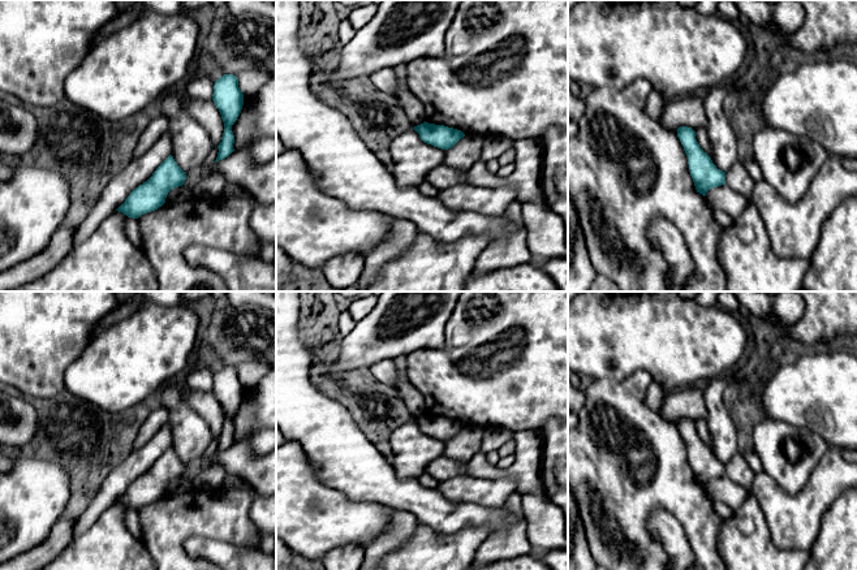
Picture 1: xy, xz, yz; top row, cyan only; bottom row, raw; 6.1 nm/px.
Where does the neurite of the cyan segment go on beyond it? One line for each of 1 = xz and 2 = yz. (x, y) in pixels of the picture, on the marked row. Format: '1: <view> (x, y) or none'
1: none
2: none

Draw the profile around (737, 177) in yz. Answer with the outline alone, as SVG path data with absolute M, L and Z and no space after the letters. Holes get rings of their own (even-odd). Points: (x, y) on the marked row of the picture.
M736 161L731 169L725 172L725 183L744 197L752 197L754 180L746 170L745 165Z

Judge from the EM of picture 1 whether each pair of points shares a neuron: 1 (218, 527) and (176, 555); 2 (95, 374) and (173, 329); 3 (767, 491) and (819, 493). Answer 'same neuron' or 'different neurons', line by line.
1: same neuron
2: same neuron
3: same neuron

